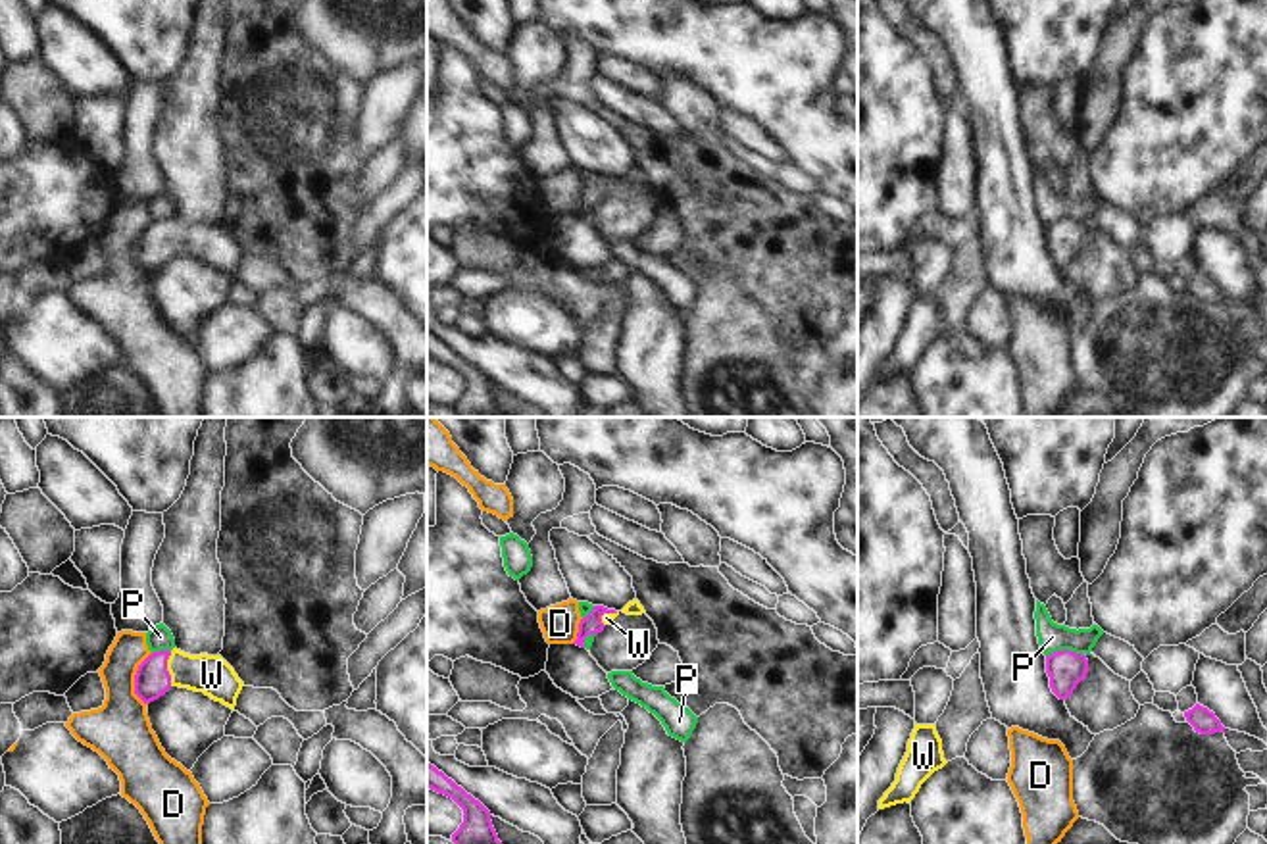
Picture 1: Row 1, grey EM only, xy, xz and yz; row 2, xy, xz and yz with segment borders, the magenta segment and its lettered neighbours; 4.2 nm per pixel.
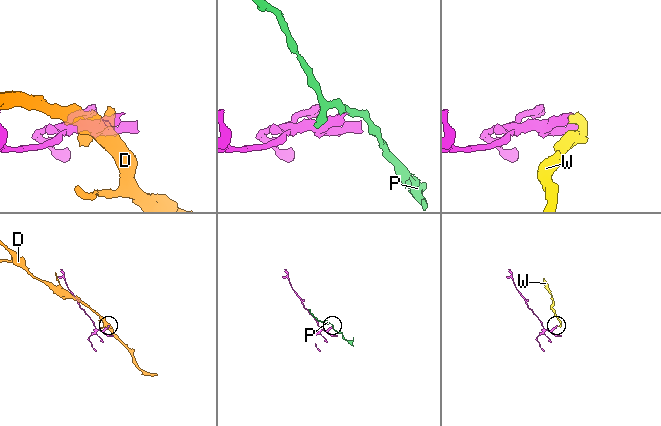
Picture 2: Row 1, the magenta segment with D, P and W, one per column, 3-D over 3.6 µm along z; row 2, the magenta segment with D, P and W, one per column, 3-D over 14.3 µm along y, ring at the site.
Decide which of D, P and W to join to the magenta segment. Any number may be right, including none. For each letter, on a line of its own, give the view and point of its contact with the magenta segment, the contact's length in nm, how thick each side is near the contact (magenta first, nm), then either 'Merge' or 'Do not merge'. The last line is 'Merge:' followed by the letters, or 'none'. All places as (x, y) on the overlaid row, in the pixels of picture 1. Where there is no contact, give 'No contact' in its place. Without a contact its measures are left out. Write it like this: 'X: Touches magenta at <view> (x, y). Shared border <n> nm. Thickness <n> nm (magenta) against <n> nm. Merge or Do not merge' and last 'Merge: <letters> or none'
D: Touches magenta at xy (135, 679). Shared border 220 nm. Thickness 150 nm (magenta) against 260 nm. Do not merge
P: Touches magenta at yz (1064, 650). Shared border 160 nm. Thickness 160 nm (magenta) against 120 nm. Do not merge
W: Touches magenta at xy (166, 668). Shared border 150 nm. Thickness 150 nm (magenta) against 160 nm. Merge
Merge: W.

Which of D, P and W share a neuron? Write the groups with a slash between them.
D / P / W

